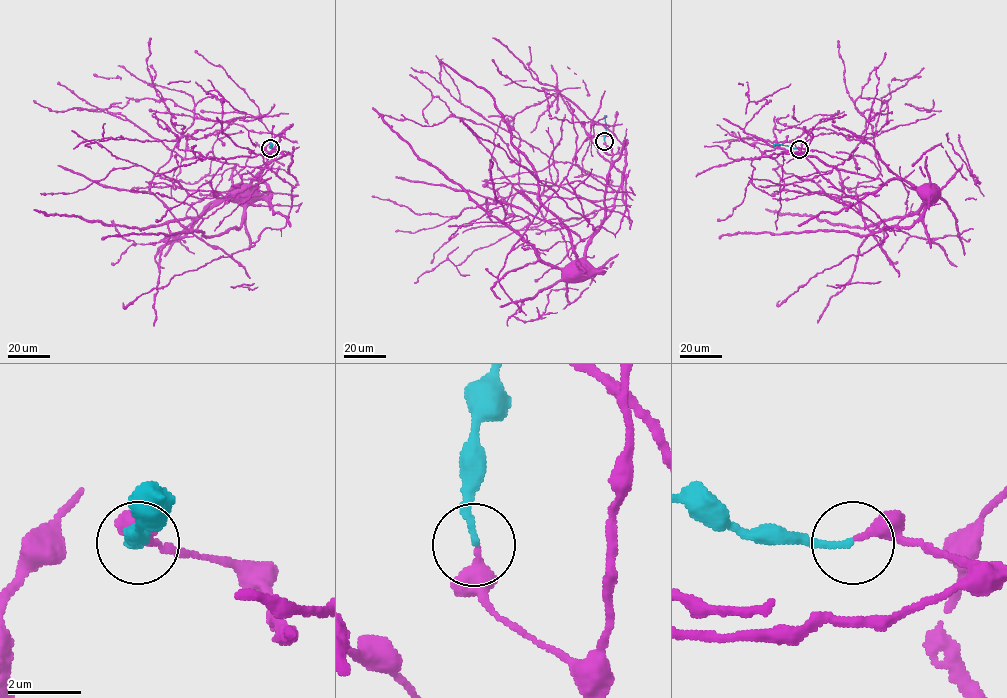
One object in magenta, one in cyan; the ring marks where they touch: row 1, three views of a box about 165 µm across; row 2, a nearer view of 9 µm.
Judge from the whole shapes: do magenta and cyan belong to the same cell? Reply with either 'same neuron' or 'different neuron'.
same neuron

